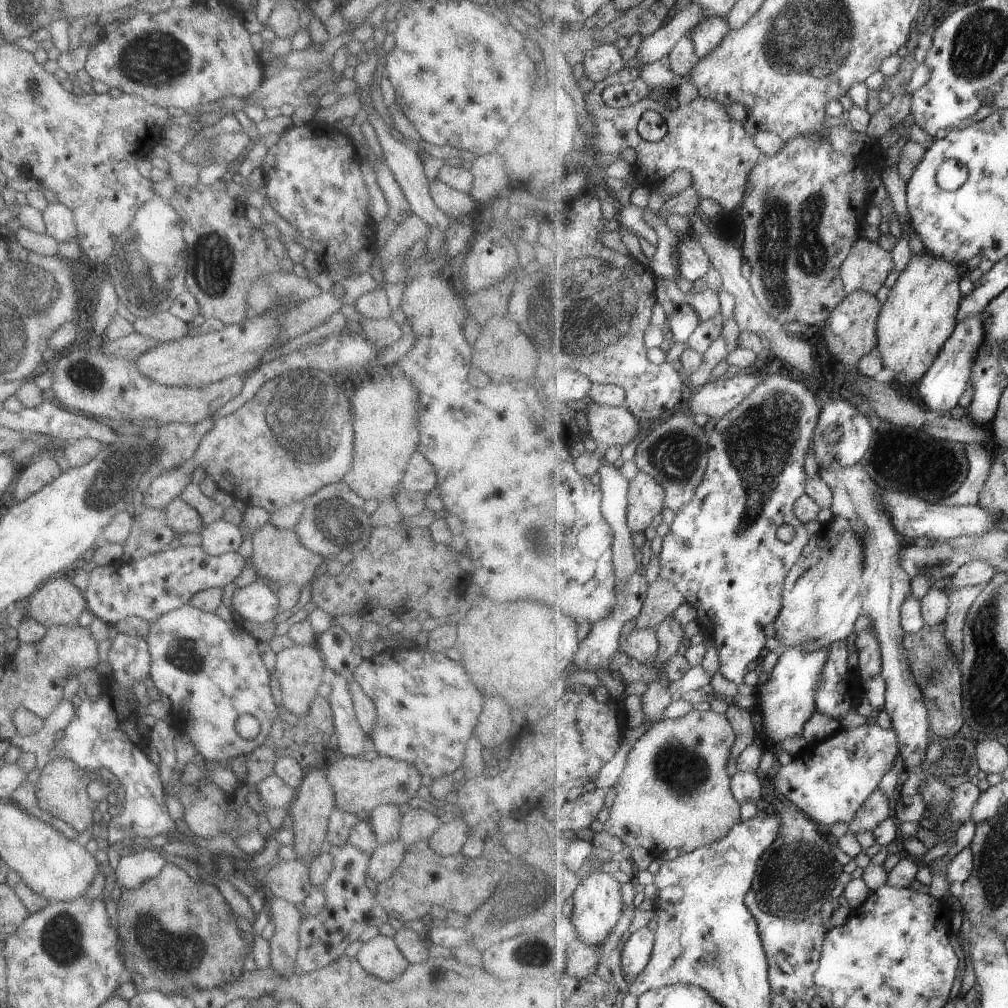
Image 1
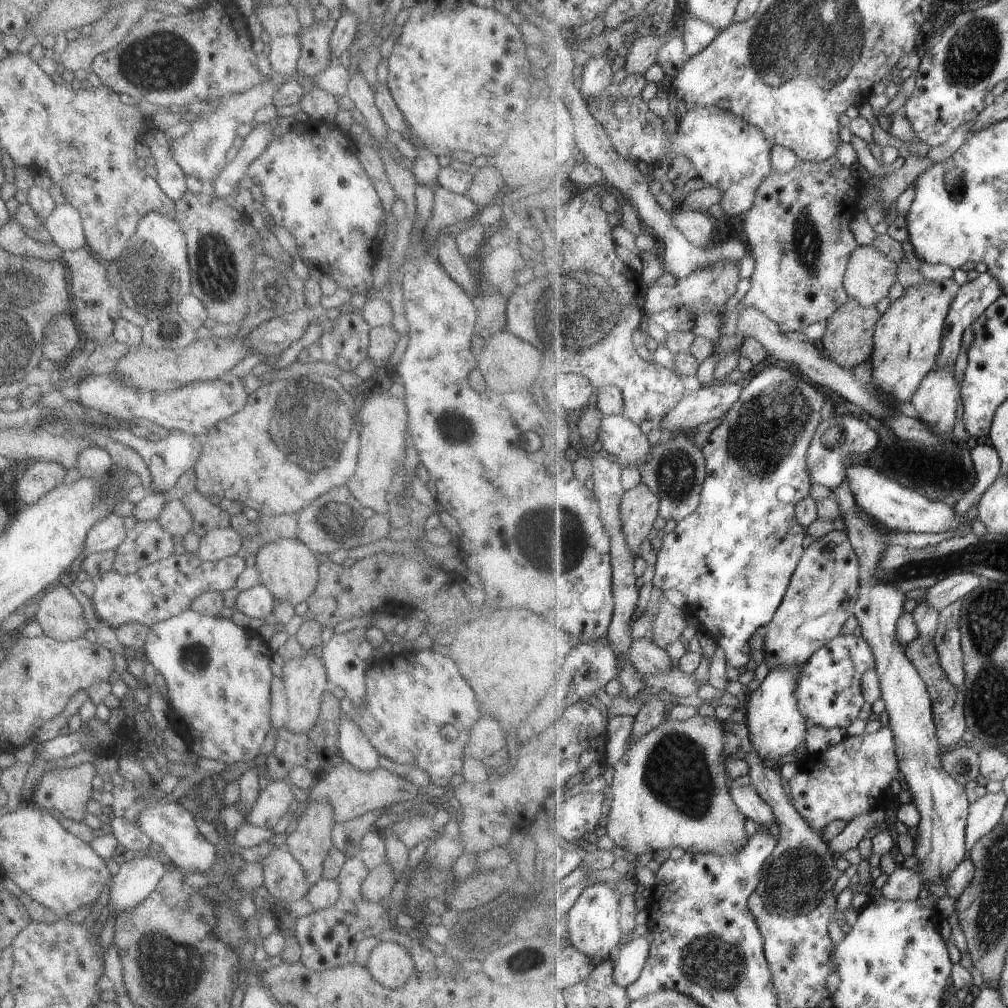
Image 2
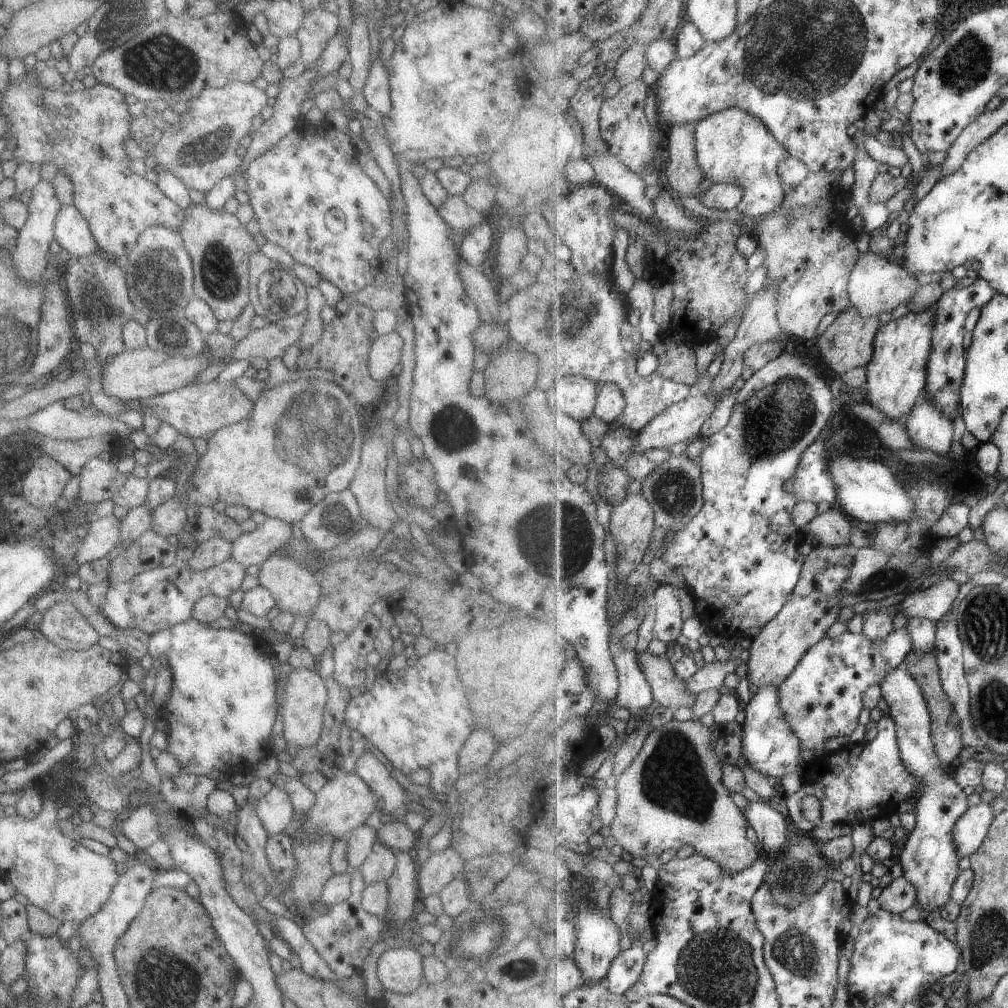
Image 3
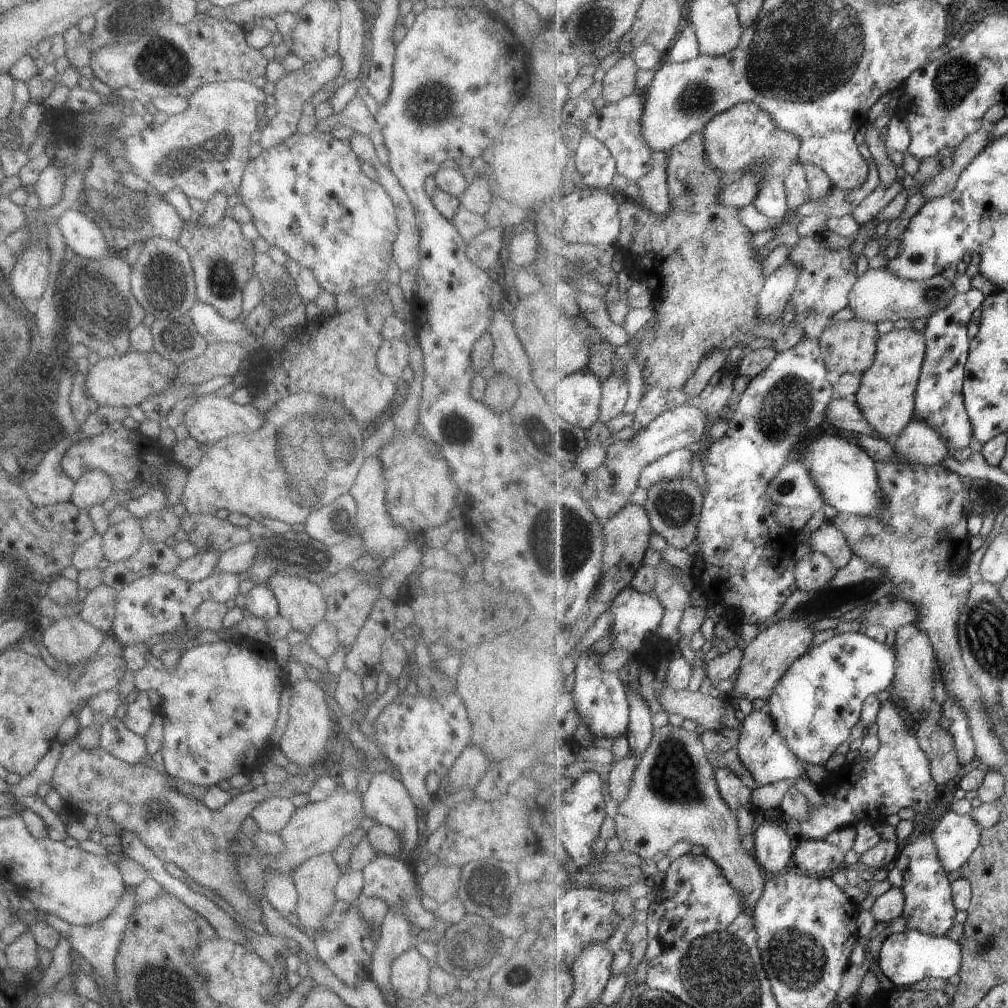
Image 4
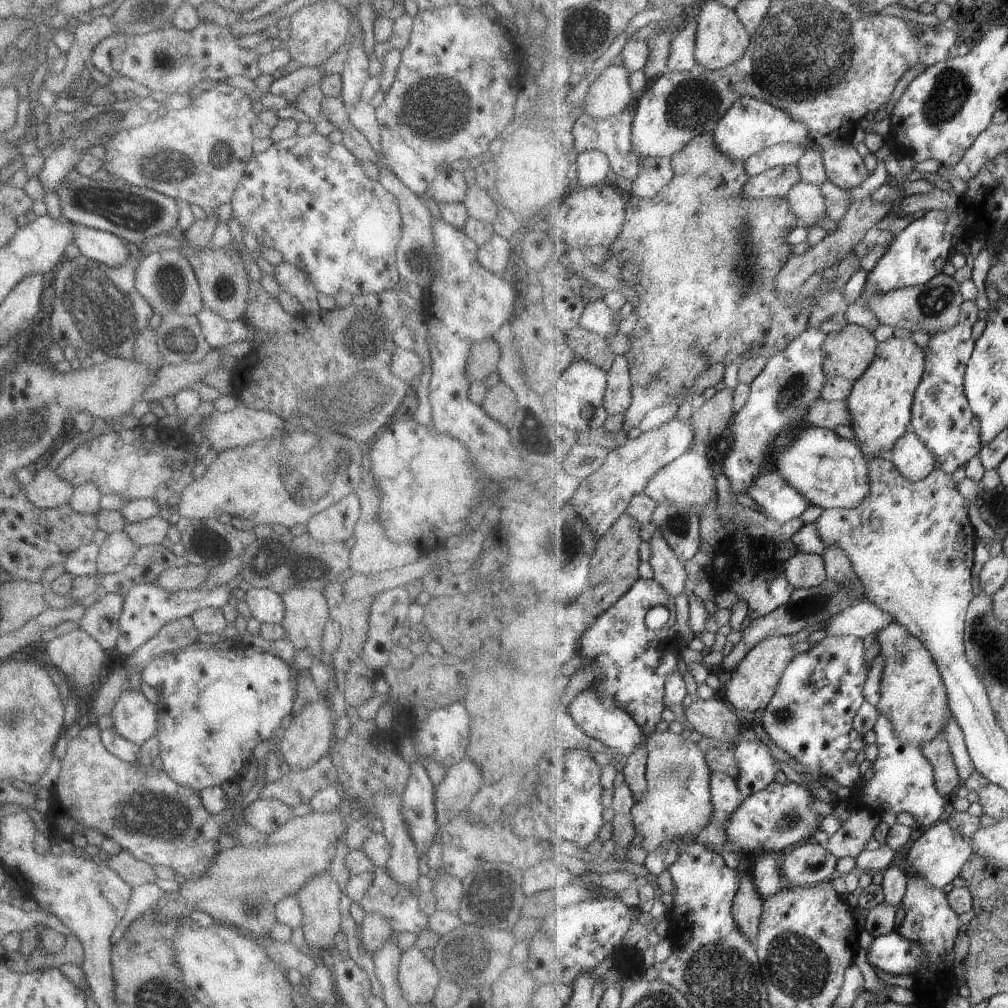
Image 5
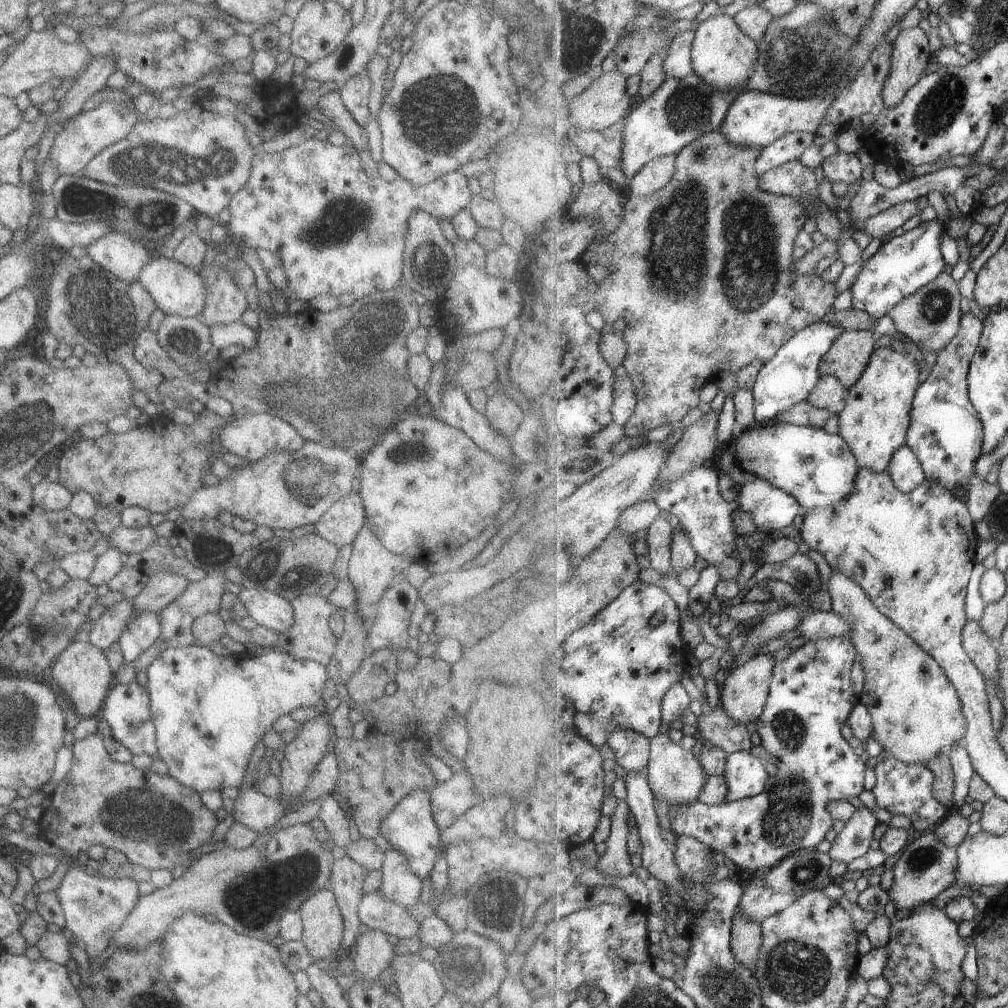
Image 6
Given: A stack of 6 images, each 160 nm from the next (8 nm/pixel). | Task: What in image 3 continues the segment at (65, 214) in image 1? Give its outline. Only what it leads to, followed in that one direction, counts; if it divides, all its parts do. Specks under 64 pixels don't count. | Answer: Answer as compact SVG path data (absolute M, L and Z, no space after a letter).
M60 205L52 226L53 238L71 257L100 253L87 223L73 205Z

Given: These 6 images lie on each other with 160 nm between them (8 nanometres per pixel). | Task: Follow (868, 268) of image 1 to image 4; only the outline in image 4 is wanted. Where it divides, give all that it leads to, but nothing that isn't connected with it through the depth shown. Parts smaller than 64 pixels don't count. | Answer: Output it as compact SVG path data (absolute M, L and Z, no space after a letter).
M869 268L853 287L849 301L855 318L872 323L890 320L892 323L906 318L909 322L915 320L929 320L938 309L944 309L957 294L953 282L945 276L937 275L924 281L904 279L885 269Z

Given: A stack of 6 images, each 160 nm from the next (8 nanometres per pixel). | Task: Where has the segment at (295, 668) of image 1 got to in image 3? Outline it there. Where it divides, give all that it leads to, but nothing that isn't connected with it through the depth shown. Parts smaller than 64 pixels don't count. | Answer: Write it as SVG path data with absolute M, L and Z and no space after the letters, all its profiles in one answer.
M293 669L287 676L283 687L283 702L278 707L278 713L283 720L283 738L287 747L298 751L309 748L317 742L322 727L322 712L326 701L326 686L314 669Z

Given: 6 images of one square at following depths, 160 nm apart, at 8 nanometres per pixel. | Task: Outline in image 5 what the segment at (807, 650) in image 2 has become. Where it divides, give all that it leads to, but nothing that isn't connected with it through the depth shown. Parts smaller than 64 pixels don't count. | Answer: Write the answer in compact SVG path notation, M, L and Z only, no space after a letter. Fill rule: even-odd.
M799 551L795 557L783 563L781 568L795 589L819 587L828 579L824 558L819 554ZM769 636L763 642L759 642L739 664L737 670L731 674L725 691L720 695L729 701L735 710L747 710L747 712L765 710L776 695L777 685L785 669L798 655L793 649L795 643L794 636Z

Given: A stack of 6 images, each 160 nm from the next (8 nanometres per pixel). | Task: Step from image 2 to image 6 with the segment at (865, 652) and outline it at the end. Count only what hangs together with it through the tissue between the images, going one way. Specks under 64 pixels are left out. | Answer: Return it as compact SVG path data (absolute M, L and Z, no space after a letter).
M847 636L807 641L791 656L778 662L773 671L768 702L760 719L755 722L755 739L767 753L780 761L777 772L769 777L765 792L733 803L727 801L720 805L708 805L697 800L670 807L668 813L672 832L676 836L687 835L703 841L719 857L731 860L737 870L753 870L755 874L772 869L795 851L823 848L825 834L833 828L833 818L827 806L835 800L851 800L865 792L867 764L855 754L841 734L841 726L847 724L849 715L859 702L859 694L855 694L851 680L855 661L857 651Z

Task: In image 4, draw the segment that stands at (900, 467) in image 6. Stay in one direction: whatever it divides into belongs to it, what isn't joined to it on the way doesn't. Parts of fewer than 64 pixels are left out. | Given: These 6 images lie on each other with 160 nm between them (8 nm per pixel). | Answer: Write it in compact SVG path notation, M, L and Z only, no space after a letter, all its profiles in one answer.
M917 418L892 443L904 463L930 467L942 464L950 454L948 444L940 433Z

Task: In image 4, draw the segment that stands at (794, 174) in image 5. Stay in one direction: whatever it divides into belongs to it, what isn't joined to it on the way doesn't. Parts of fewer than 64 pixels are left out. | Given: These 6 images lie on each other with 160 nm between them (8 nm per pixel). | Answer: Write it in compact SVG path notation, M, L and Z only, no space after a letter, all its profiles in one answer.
M752 172L745 173L740 179L727 185L720 196L720 201L728 207L738 209L754 204L761 190L762 176Z

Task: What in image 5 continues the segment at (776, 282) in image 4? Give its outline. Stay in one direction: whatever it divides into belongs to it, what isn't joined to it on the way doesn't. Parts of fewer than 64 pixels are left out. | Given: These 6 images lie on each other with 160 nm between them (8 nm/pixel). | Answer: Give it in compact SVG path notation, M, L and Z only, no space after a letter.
M865 198L864 200L857 200L849 208L845 218L839 221L839 230L828 234L827 238L817 245L813 245L800 256L791 256L788 264L779 274L777 274L777 294L783 296L786 294L796 294L801 286L809 280L813 274L823 272L825 268L839 265L841 260L851 256L853 248L859 242L867 241L874 234L877 222L881 222L889 211L893 208L893 204L883 204L883 202L875 202L873 198Z

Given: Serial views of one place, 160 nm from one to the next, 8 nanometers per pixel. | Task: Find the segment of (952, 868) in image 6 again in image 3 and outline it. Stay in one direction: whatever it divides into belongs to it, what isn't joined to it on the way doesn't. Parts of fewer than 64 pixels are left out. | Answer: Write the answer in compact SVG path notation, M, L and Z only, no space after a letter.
M996 801L989 804L985 802L968 808L953 829L959 858L970 857L975 854L985 842L989 829L996 819Z

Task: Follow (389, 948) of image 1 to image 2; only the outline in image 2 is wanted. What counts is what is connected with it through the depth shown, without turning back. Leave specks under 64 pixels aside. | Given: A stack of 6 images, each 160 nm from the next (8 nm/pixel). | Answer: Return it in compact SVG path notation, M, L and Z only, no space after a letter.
M381 941L365 962L365 969L381 986L396 989L415 970L407 949L393 941Z

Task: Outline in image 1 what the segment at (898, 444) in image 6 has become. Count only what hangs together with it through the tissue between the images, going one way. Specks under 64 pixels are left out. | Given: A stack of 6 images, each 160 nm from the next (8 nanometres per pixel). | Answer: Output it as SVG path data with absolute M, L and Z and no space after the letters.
M926 252L924 255L912 255L907 270L899 274L890 290L876 328L877 347L881 351L884 368L894 371L893 380L901 384L902 390L906 391L907 384L915 386L925 376L956 331L957 315L964 300L960 287L964 275L963 267Z

